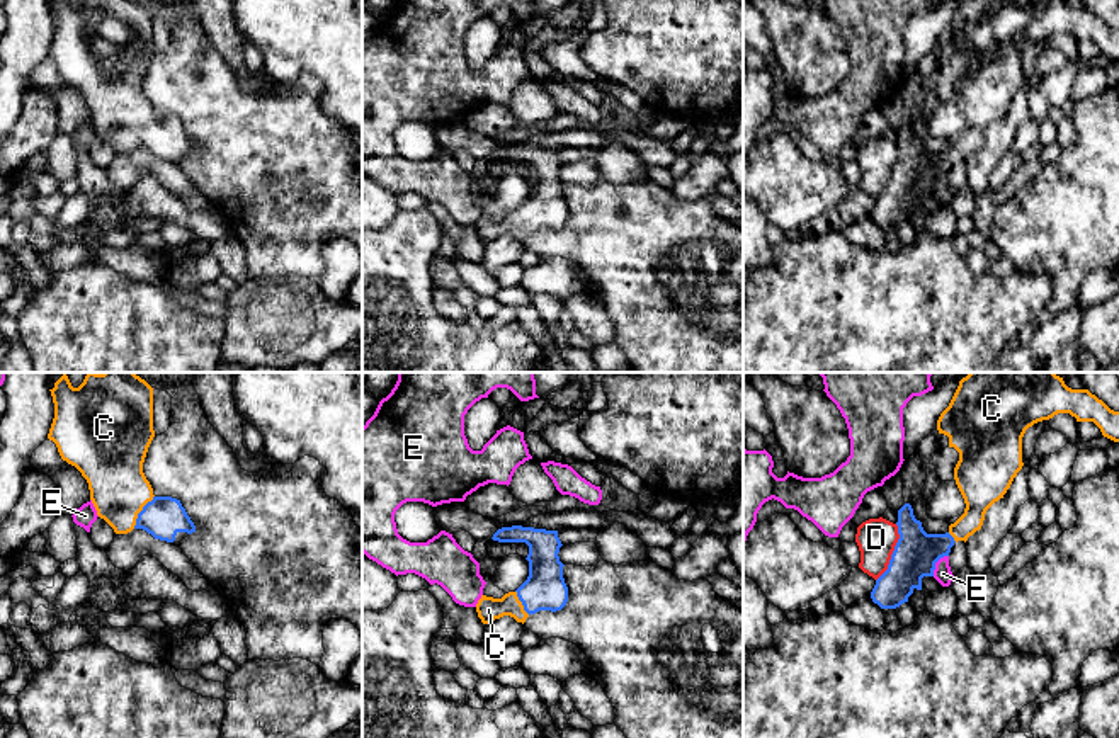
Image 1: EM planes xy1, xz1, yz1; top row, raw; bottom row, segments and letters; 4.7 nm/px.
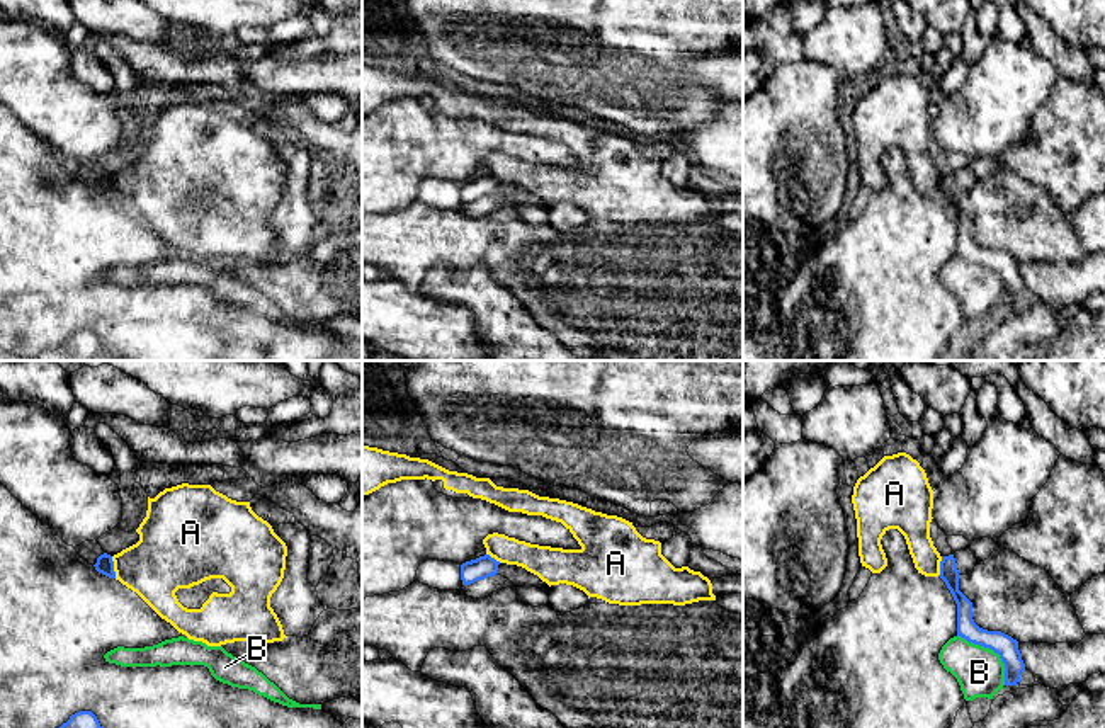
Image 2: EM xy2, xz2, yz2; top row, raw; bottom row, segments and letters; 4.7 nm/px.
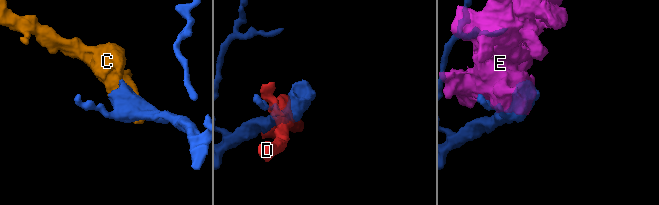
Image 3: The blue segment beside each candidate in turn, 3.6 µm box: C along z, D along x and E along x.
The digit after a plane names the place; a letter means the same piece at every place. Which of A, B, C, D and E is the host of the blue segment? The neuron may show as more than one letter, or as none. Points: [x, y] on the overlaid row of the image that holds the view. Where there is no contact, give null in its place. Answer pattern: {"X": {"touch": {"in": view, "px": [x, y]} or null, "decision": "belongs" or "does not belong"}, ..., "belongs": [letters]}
{"A": {"touch": {"in": "xy2", "px": [113, 567]}, "decision": "does not belong"}, "B": {"touch": {"in": "yz2", "px": [993, 650]}, "decision": "does not belong"}, "C": {"touch": {"in": "xy1", "px": [140, 512]}, "decision": "belongs"}, "D": {"touch": {"in": "yz1", "px": [893, 553]}, "decision": "does not belong"}, "E": {"touch": {"in": "yz1", "px": [936, 562]}, "decision": "does not belong"}, "belongs": ["C"]}

